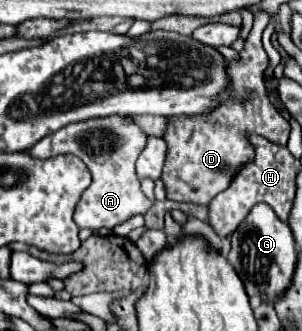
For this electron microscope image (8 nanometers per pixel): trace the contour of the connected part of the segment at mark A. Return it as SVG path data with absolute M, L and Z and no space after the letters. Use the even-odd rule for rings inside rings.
M106 117L106 119L88 119L86 123L70 123L70 127L62 127L54 135L46 135L46 139L38 141L26 153L34 159L50 159L60 153L70 153L80 157L88 169L92 171L92 185L82 193L76 209L74 223L80 229L100 229L122 223L124 219L146 213L152 207L152 201L142 193L140 179L136 175L136 159L144 147L146 133L134 123L130 117Z

